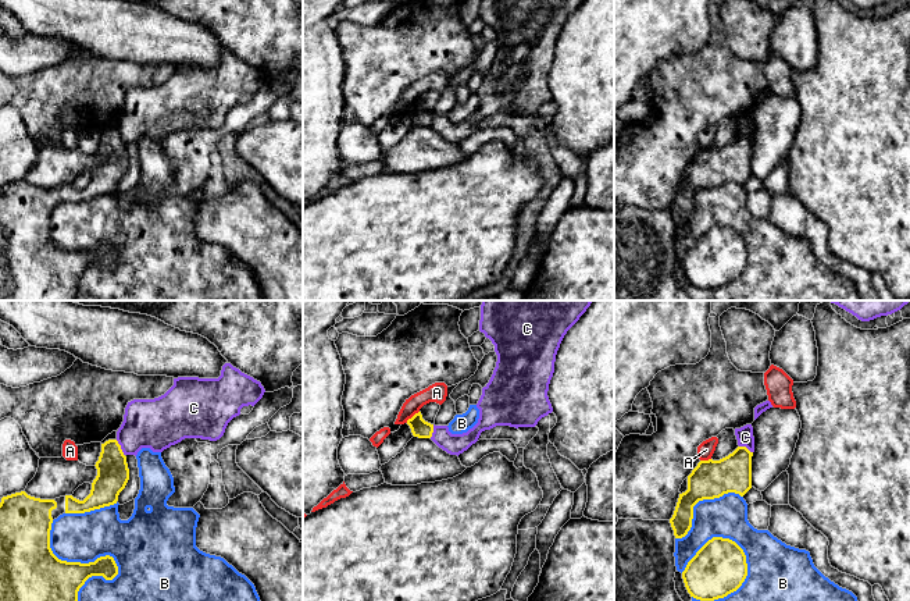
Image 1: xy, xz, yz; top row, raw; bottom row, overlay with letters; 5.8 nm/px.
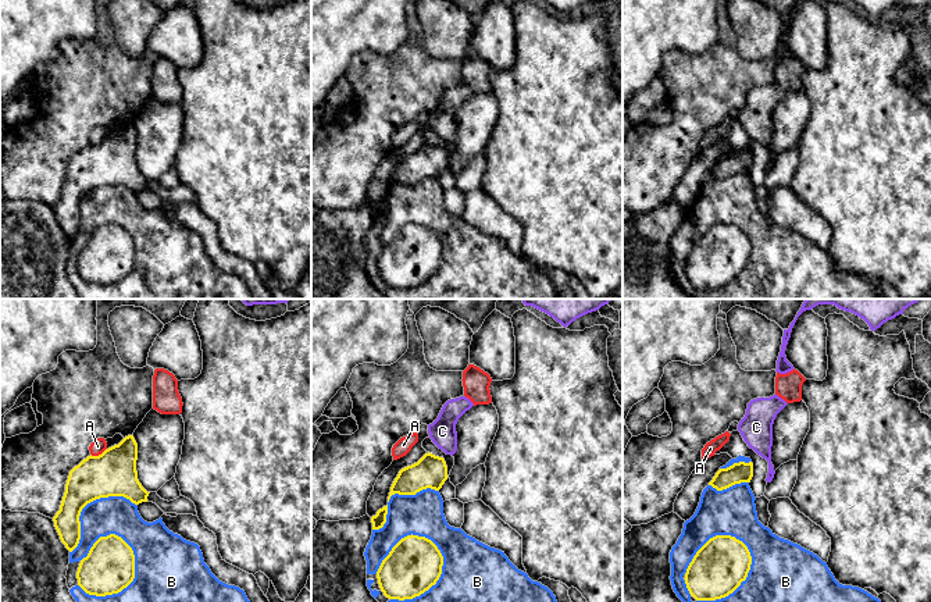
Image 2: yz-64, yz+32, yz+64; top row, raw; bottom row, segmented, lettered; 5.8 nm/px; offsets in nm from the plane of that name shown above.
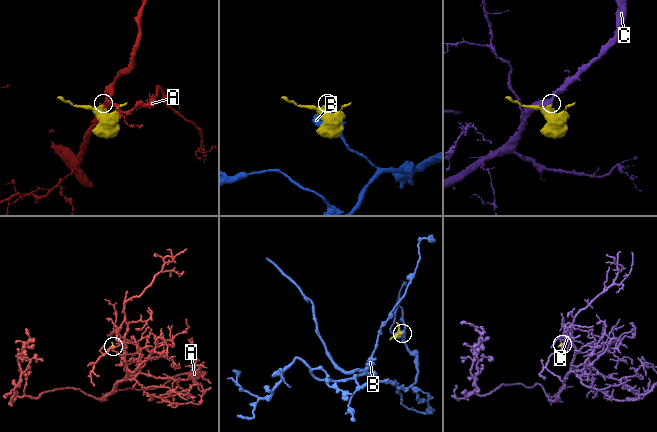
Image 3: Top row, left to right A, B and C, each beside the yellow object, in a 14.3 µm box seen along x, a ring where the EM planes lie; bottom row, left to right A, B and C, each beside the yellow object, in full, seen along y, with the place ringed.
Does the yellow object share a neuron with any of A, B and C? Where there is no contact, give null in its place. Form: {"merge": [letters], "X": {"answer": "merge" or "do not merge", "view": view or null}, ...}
{"merge": [], "A": {"answer": "do not merge", "view": "xz"}, "B": {"answer": "do not merge", "view": "xy"}, "C": {"answer": "do not merge", "view": "xy"}}

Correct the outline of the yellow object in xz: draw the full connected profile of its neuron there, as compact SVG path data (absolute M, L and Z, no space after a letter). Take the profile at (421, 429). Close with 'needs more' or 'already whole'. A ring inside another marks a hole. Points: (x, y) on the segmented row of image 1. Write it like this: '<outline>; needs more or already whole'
M421 412L415 413L411 419L407 420L407 424L411 428L414 437L418 438L431 438L433 433L433 424L422 419Z; already whole

